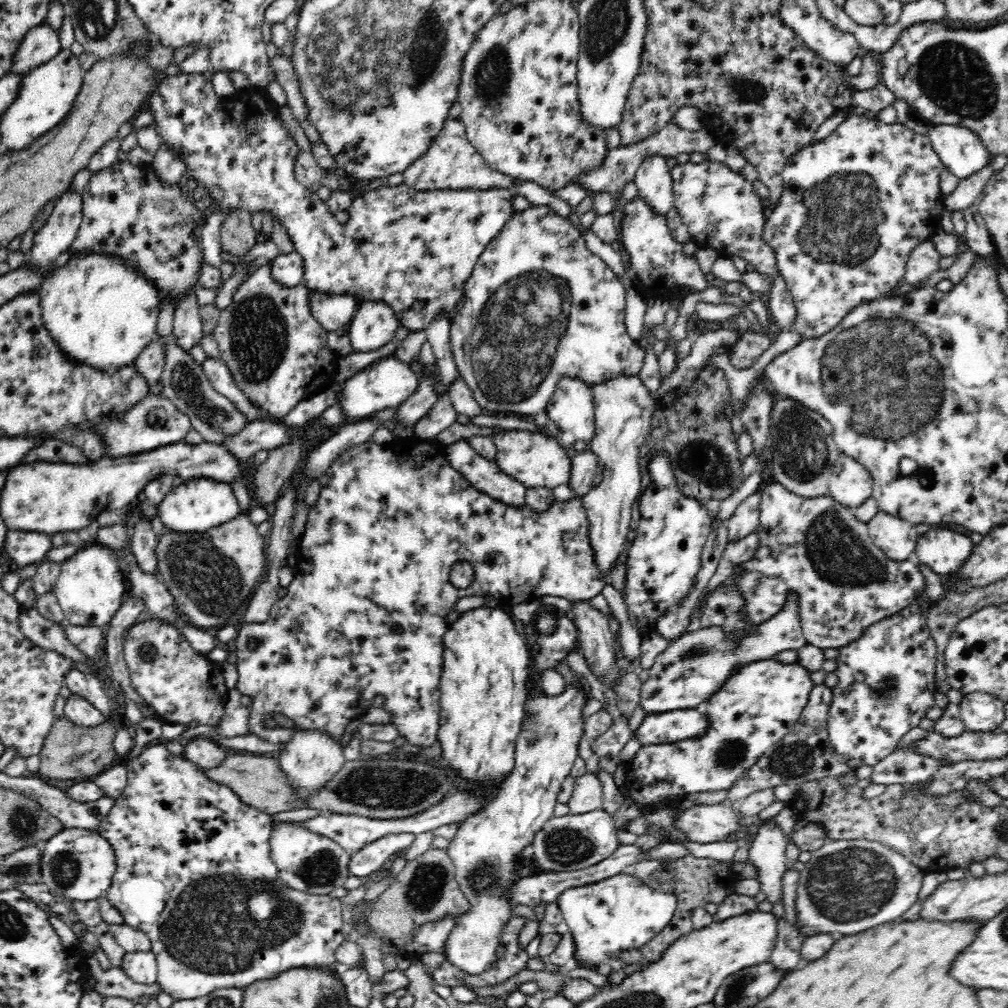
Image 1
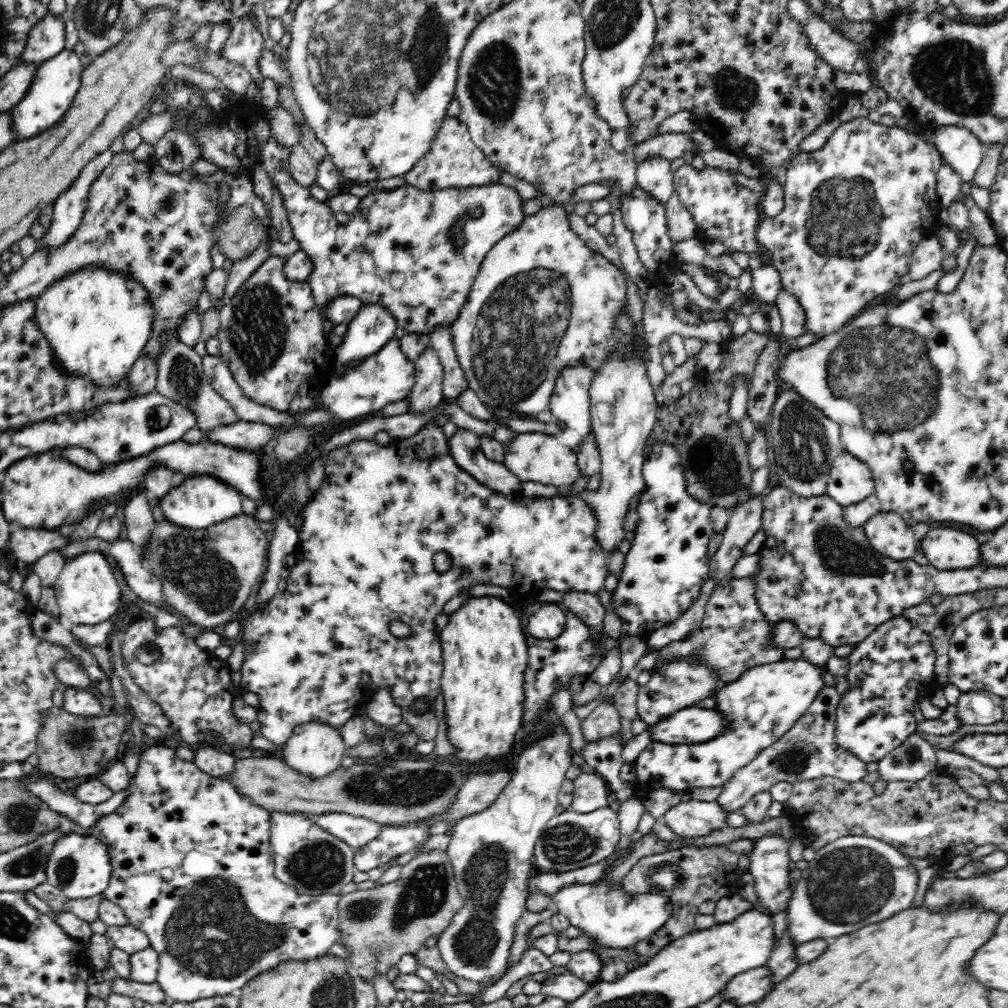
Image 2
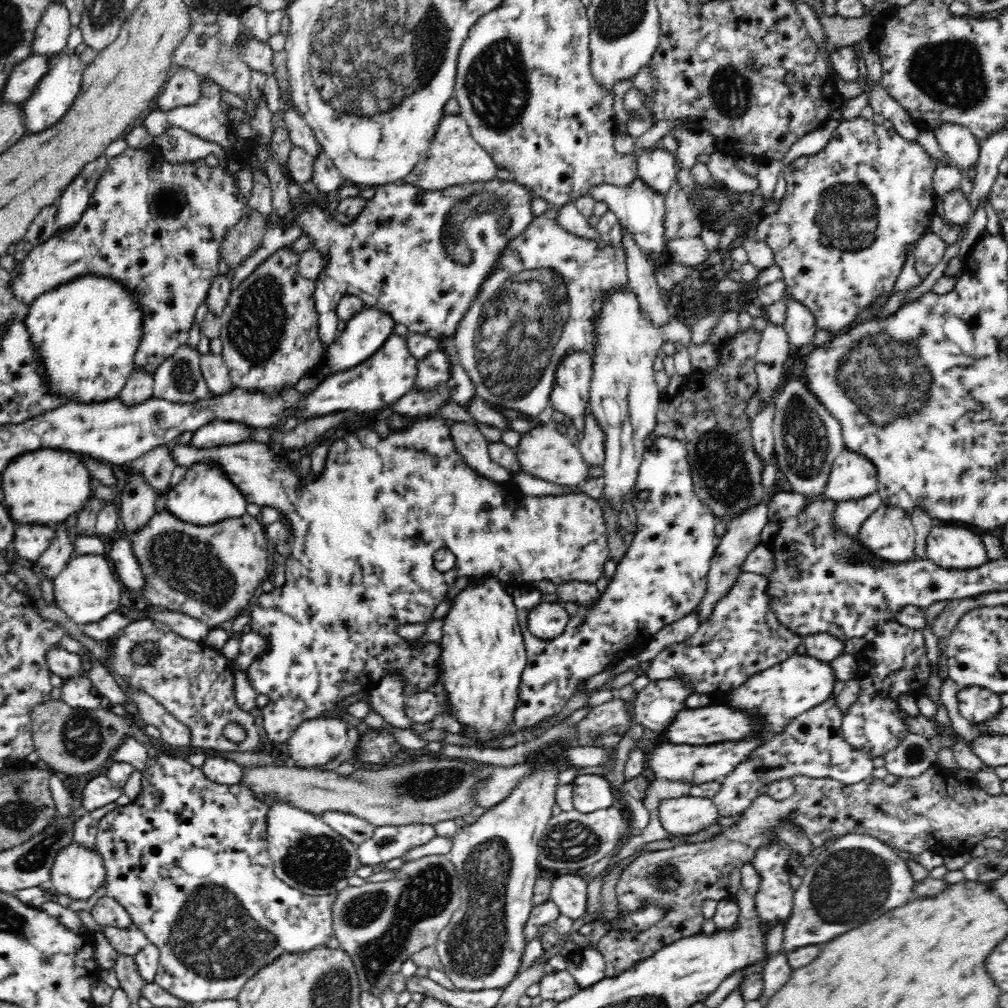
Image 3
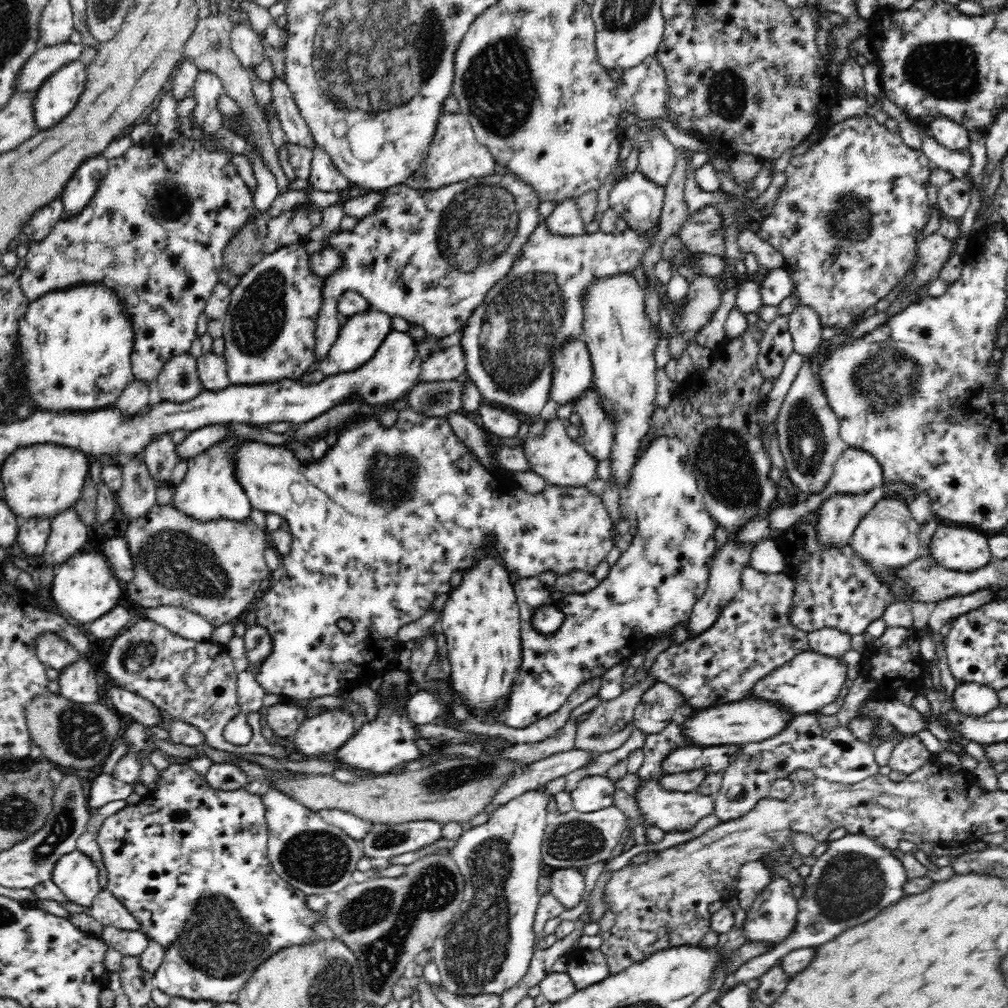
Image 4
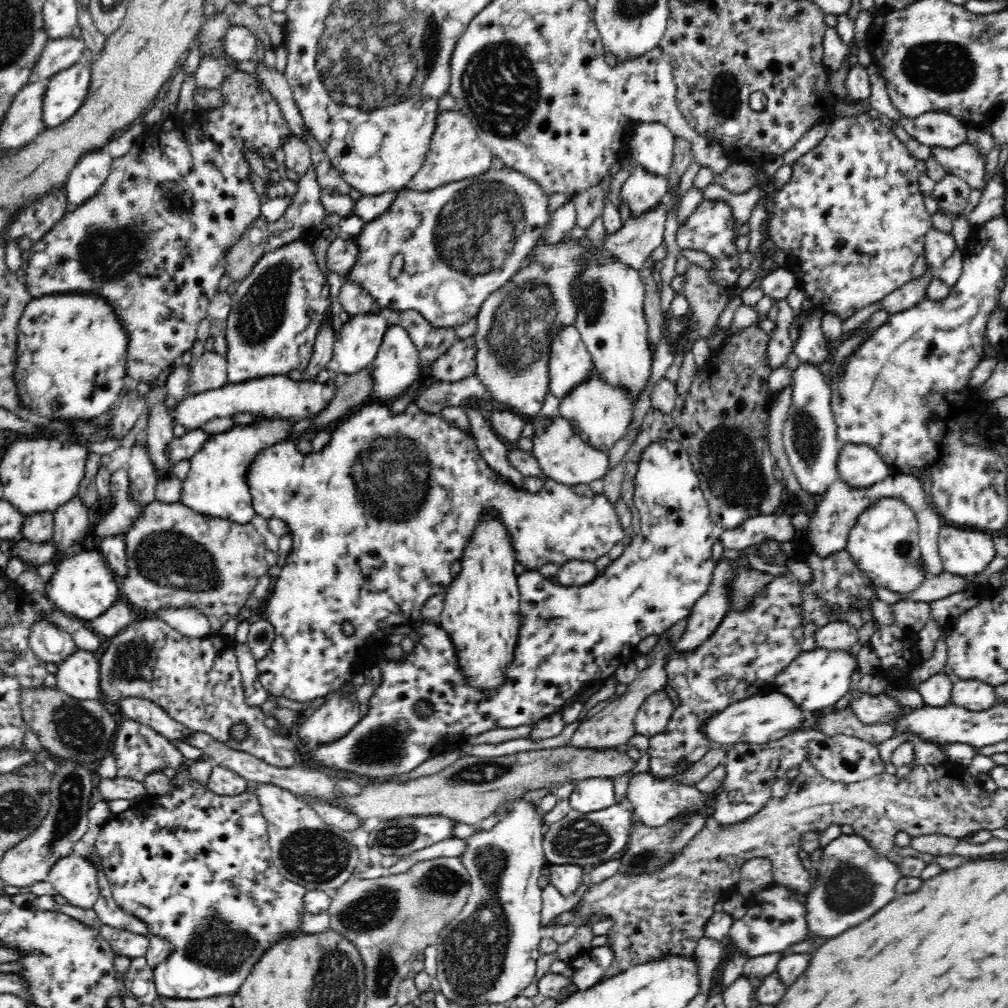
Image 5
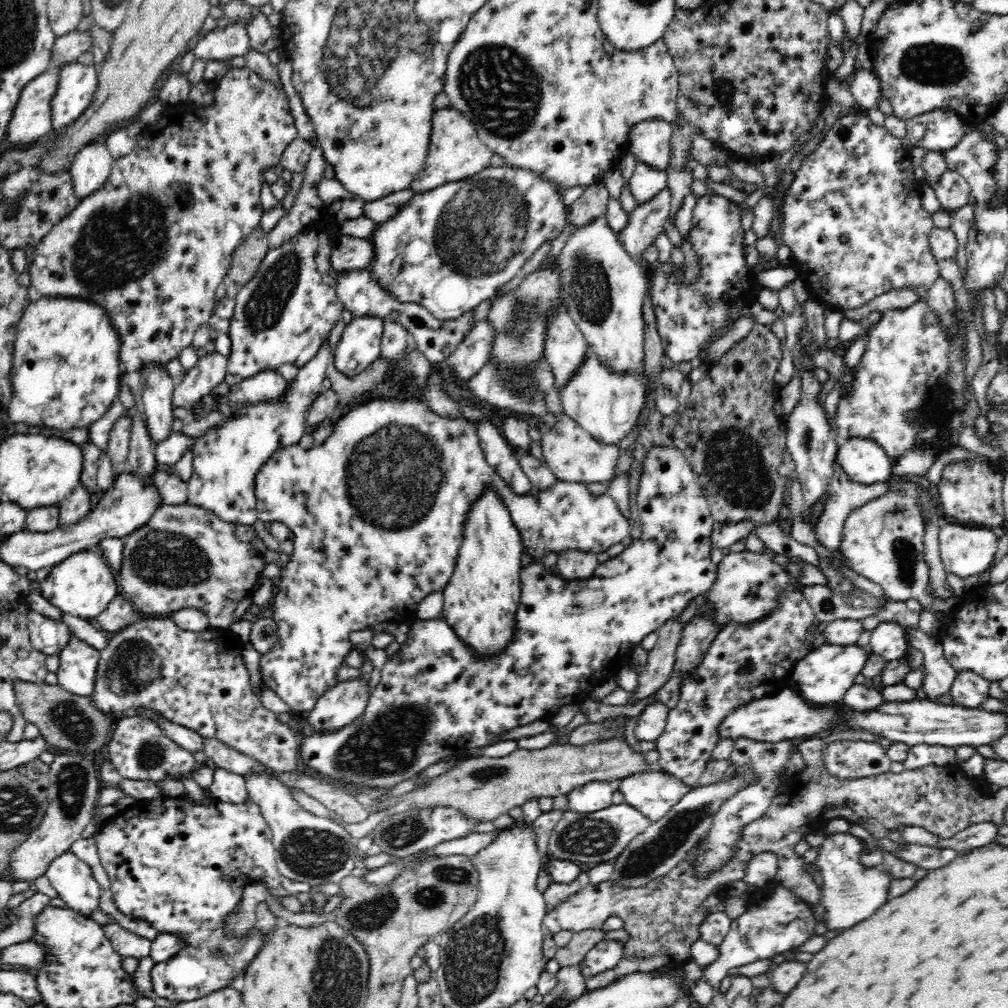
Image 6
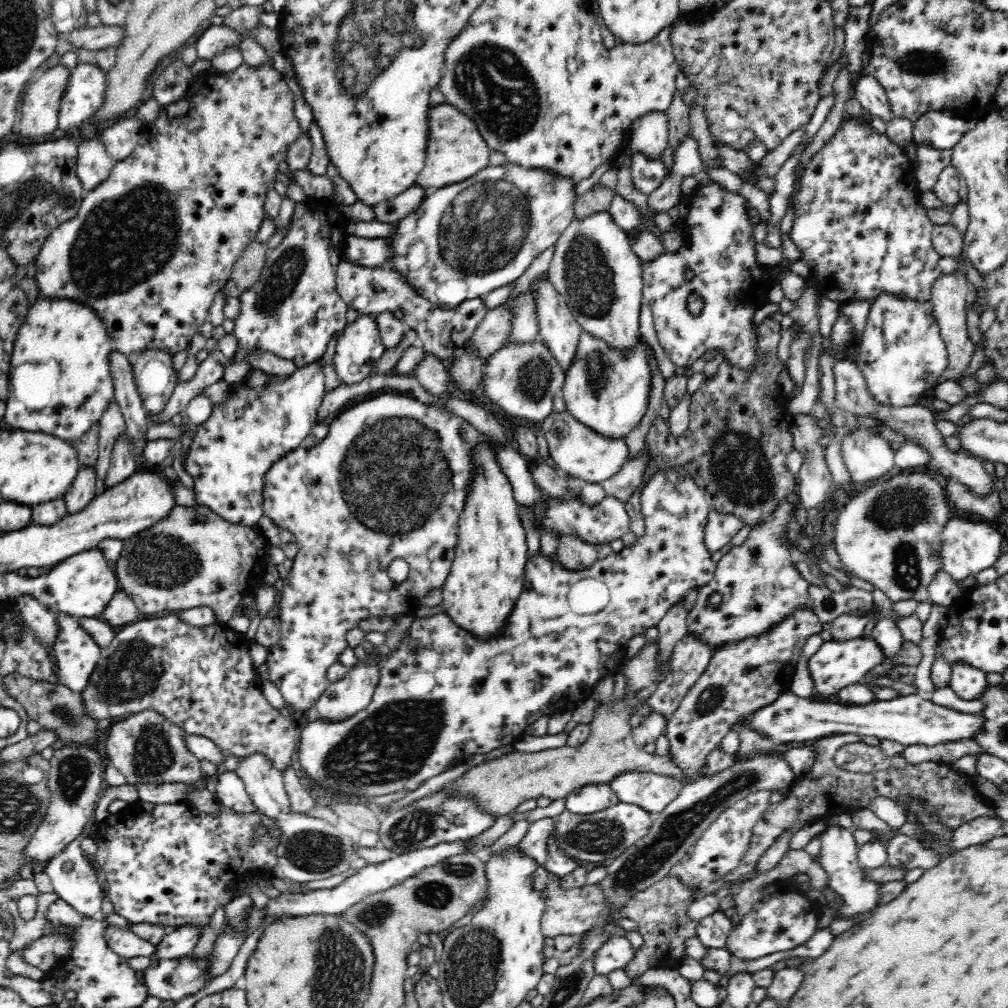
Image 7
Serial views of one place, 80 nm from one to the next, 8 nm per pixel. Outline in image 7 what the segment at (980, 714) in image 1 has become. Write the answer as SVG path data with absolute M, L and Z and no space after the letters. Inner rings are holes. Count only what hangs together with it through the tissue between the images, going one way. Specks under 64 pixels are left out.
M952 664L952 676L949 687L962 700L982 700L983 692L988 688L986 673L968 664Z

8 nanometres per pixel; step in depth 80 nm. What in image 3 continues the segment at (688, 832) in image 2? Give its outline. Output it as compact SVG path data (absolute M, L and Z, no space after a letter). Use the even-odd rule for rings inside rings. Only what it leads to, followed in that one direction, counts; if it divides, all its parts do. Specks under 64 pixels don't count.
M682 796L678 800L662 800L660 804L662 827L670 834L686 836L702 832L718 824L722 817L710 798Z

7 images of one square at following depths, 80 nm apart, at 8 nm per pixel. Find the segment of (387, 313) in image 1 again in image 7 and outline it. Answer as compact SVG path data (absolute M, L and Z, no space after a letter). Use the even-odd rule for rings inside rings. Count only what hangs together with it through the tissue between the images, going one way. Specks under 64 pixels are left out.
M360 315L340 333L334 355L334 369L344 384L358 384L386 352L374 316Z

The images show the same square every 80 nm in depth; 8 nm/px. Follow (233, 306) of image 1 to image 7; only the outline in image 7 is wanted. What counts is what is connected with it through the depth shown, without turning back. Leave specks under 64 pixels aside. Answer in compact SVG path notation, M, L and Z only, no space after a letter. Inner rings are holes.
M297 204L292 219L293 225L282 242L274 250L268 251L260 278L239 295L240 311L234 320L232 332L238 342L238 351L230 358L223 378L230 386L240 386L244 378L254 371L254 367L248 363L248 357L252 353L268 351L278 358L292 360L297 368L302 368L320 360L332 336L340 334L348 325L346 321L348 307L337 291L337 266L340 263L338 242L334 244L334 240L330 240L332 236L328 232L330 224L326 216L318 210L310 210L308 204Z

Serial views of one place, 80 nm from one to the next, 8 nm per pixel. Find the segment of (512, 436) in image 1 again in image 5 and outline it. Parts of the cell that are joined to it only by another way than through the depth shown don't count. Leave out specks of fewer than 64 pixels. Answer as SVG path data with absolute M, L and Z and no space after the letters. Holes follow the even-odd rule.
M562 415L554 418L537 416L532 421L534 435L530 455L536 458L545 478L565 485L588 485L594 480L603 479L608 472L608 454L595 450L587 444L582 434L576 433L570 421Z

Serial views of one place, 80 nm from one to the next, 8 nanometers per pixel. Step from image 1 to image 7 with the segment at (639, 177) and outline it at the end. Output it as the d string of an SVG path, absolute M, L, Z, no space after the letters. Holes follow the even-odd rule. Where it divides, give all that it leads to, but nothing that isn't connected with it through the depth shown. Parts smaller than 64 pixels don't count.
M651 112L637 118L629 128L627 145L632 154L642 153L642 155L648 157L648 159L666 161L670 151L667 115L664 113Z

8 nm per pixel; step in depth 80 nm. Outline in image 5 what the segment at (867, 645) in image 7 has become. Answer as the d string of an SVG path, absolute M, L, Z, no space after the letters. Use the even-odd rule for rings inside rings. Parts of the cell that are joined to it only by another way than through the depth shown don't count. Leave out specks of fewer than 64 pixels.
M815 648L811 651L802 651L782 672L770 680L772 685L770 693L786 695L808 716L828 711L842 696L850 694L852 688L850 680L856 670L856 662L849 650L830 651Z

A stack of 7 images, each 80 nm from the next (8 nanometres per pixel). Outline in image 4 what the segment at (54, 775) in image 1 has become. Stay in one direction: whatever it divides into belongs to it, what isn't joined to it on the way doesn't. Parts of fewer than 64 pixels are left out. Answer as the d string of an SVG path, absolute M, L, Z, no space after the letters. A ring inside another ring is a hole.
M60 694L34 697L25 710L33 744L40 747L41 759L62 771L86 770L102 766L105 758L121 740L120 716L114 708L94 703L74 703Z

